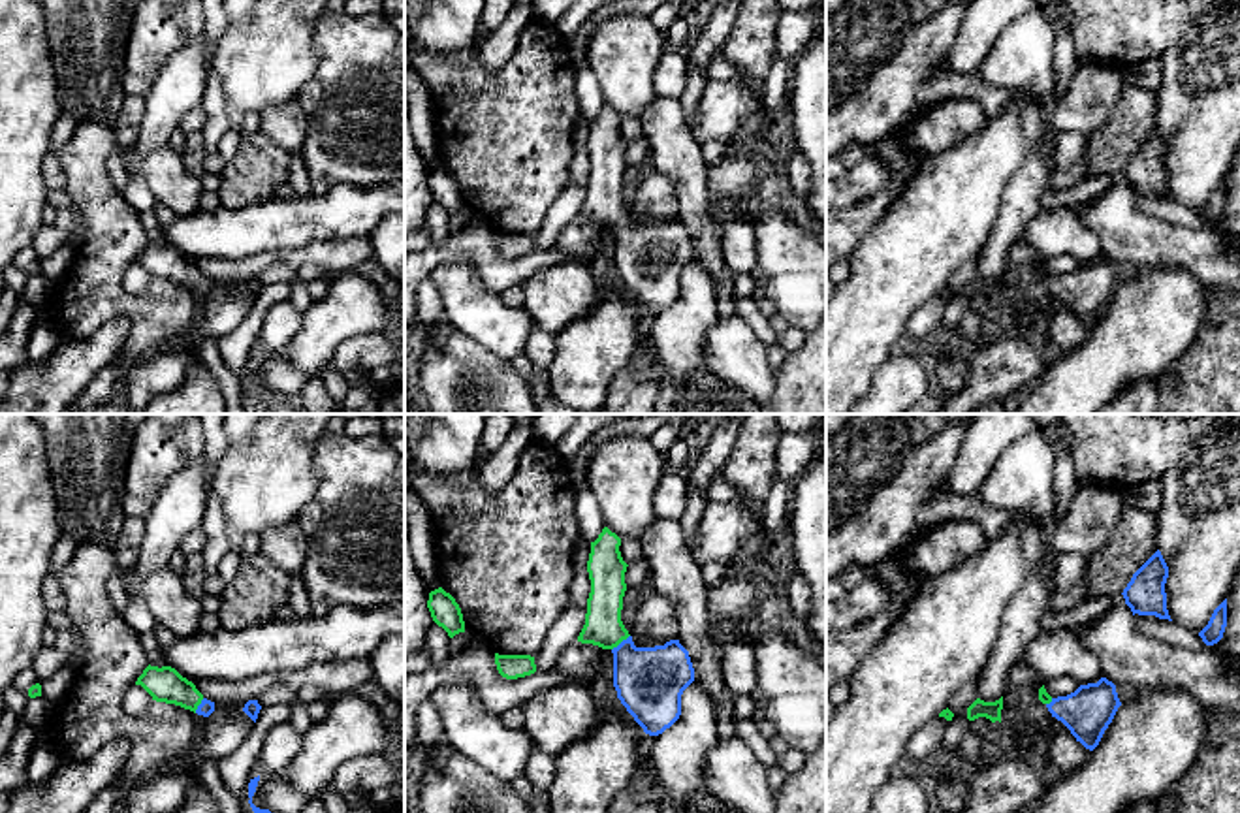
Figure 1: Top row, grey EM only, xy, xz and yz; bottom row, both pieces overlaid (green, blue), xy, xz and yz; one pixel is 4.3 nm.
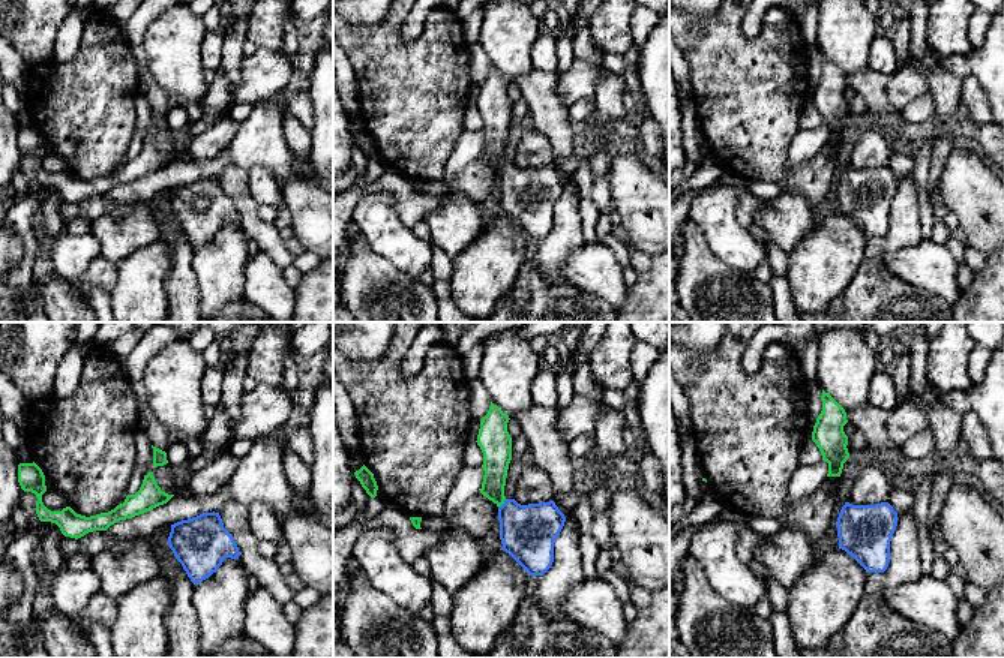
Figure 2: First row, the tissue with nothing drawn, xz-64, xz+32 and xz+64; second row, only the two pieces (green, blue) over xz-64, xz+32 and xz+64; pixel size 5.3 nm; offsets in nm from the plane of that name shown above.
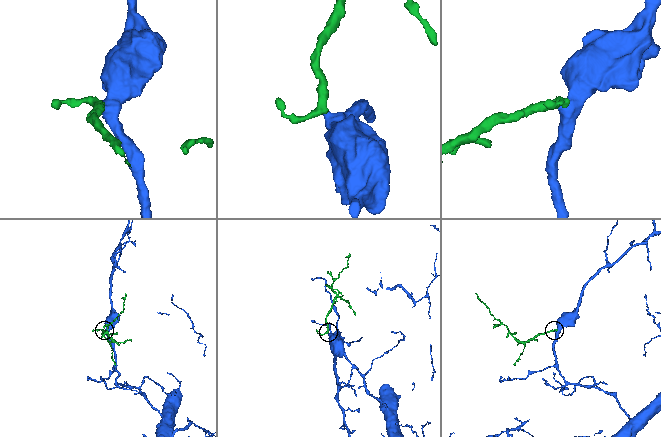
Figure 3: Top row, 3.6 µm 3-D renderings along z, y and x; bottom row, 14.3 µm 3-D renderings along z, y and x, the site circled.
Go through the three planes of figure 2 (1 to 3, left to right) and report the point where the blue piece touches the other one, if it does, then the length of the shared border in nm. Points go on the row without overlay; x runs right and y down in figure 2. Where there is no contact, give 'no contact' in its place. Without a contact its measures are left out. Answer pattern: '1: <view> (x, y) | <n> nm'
1: no contact
2: xz+32 (502, 168) | 60 nm
3: no contact

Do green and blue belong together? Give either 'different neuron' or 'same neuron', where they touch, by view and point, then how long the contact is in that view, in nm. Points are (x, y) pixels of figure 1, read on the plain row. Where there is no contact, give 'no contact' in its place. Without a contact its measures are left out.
same neuron | xz (620, 221) | 100 nm

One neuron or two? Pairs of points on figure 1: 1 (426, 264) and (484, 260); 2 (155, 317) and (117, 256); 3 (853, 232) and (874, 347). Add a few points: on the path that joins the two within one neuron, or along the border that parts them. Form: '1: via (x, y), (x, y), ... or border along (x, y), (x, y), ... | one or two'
1: via (441, 253), (469, 251) | one
2: via (138, 309), (115, 288), (115, 273) | one
3: border along (885, 215), (849, 258) | two

